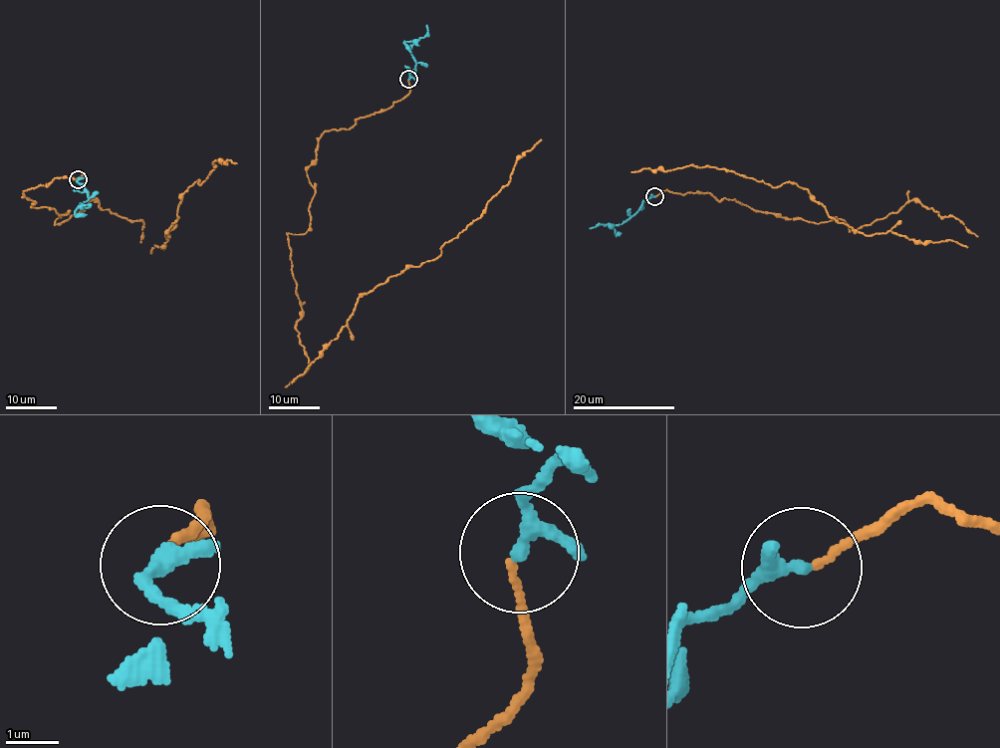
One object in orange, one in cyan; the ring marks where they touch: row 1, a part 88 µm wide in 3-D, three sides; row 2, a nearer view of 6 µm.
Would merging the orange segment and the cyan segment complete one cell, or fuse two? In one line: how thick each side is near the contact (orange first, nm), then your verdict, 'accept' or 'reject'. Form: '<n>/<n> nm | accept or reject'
110/240 nm | accept

